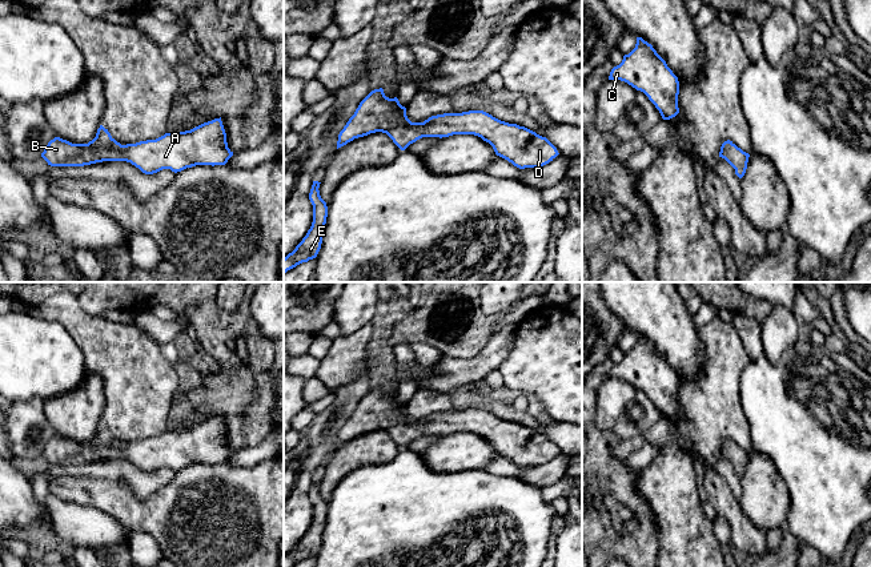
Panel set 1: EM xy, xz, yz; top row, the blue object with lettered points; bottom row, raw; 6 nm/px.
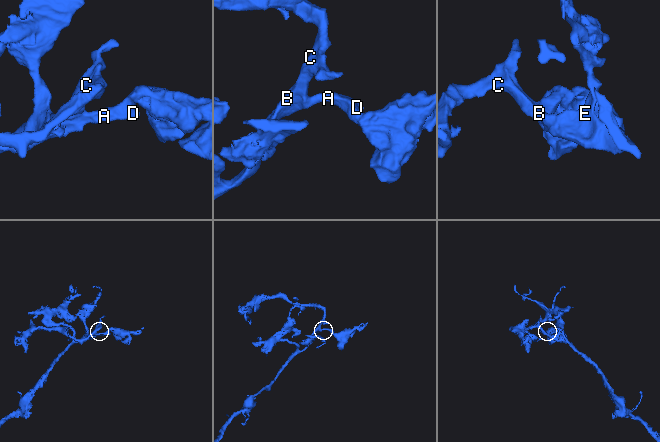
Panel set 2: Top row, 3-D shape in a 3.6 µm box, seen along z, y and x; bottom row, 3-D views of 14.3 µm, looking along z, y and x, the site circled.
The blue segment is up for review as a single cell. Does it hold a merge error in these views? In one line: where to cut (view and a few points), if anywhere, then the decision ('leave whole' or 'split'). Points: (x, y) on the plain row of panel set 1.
no cut; leave whole

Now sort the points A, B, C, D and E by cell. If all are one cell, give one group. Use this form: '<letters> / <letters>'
A B C D E

